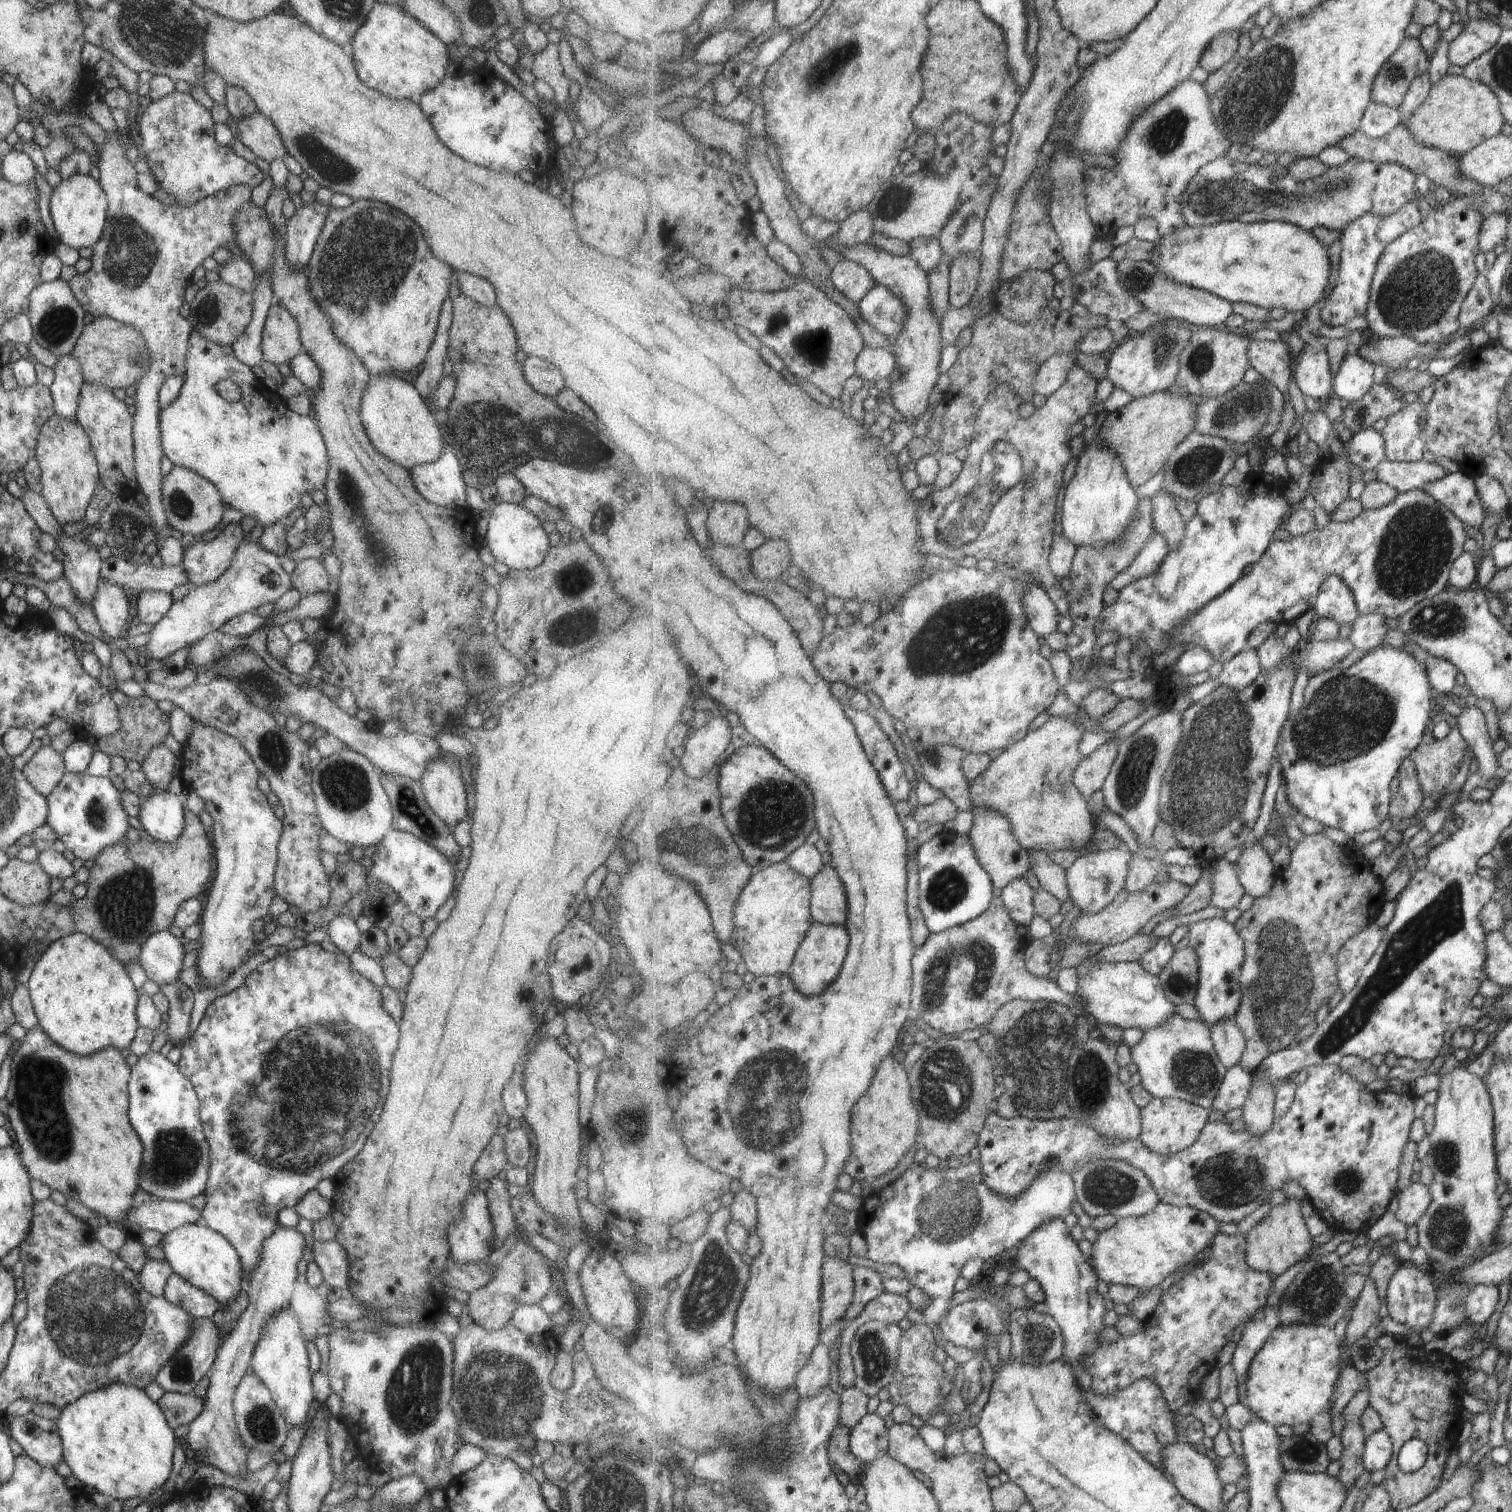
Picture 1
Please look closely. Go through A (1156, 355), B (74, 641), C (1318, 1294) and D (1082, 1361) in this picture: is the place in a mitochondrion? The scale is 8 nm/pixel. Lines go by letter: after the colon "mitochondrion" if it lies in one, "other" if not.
A: mitochondrion
B: other
C: mitochondrion
D: other

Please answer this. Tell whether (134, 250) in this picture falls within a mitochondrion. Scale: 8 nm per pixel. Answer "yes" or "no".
yes

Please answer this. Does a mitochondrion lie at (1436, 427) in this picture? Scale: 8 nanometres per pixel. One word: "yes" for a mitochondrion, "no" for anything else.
no

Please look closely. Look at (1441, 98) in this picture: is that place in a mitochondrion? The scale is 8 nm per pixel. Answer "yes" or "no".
no

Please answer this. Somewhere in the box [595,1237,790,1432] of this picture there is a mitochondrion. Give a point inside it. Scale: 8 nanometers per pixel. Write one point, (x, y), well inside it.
(709, 1301)

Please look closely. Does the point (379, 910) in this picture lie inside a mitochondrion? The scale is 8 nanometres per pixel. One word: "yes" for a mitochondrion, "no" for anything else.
no

